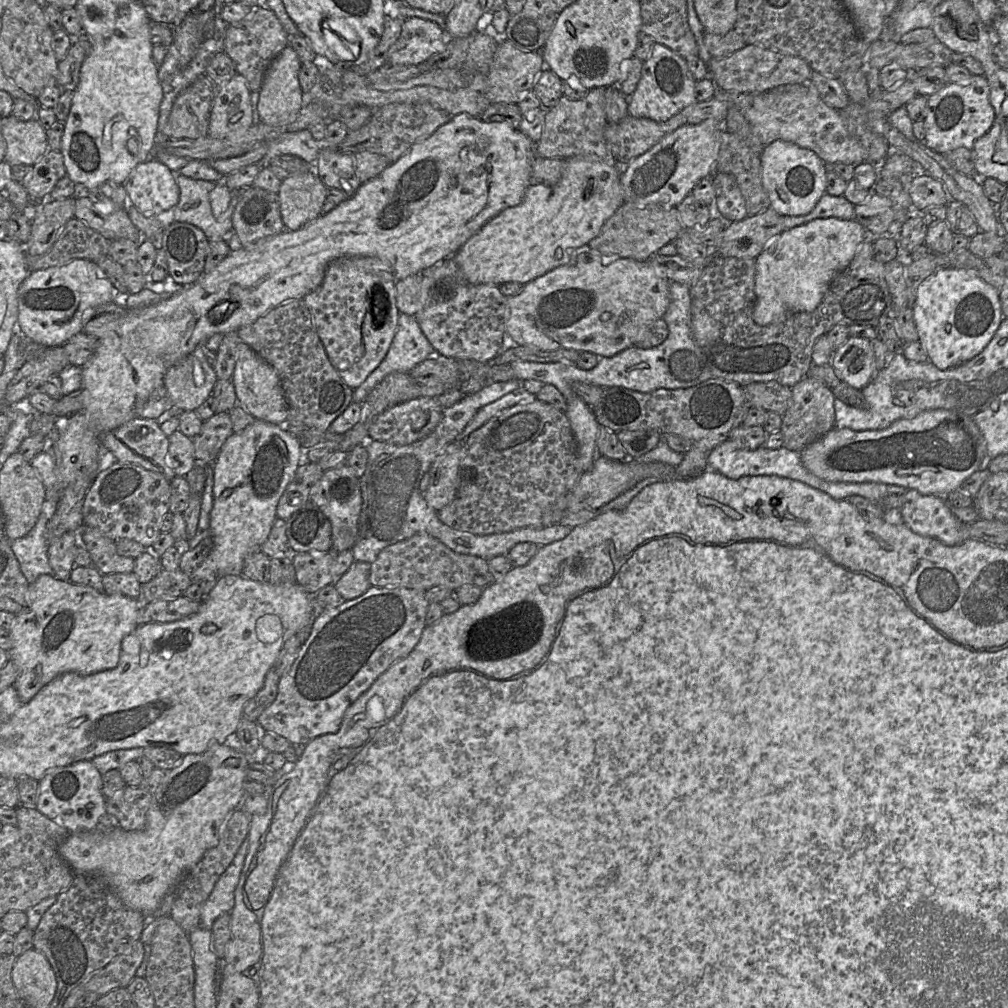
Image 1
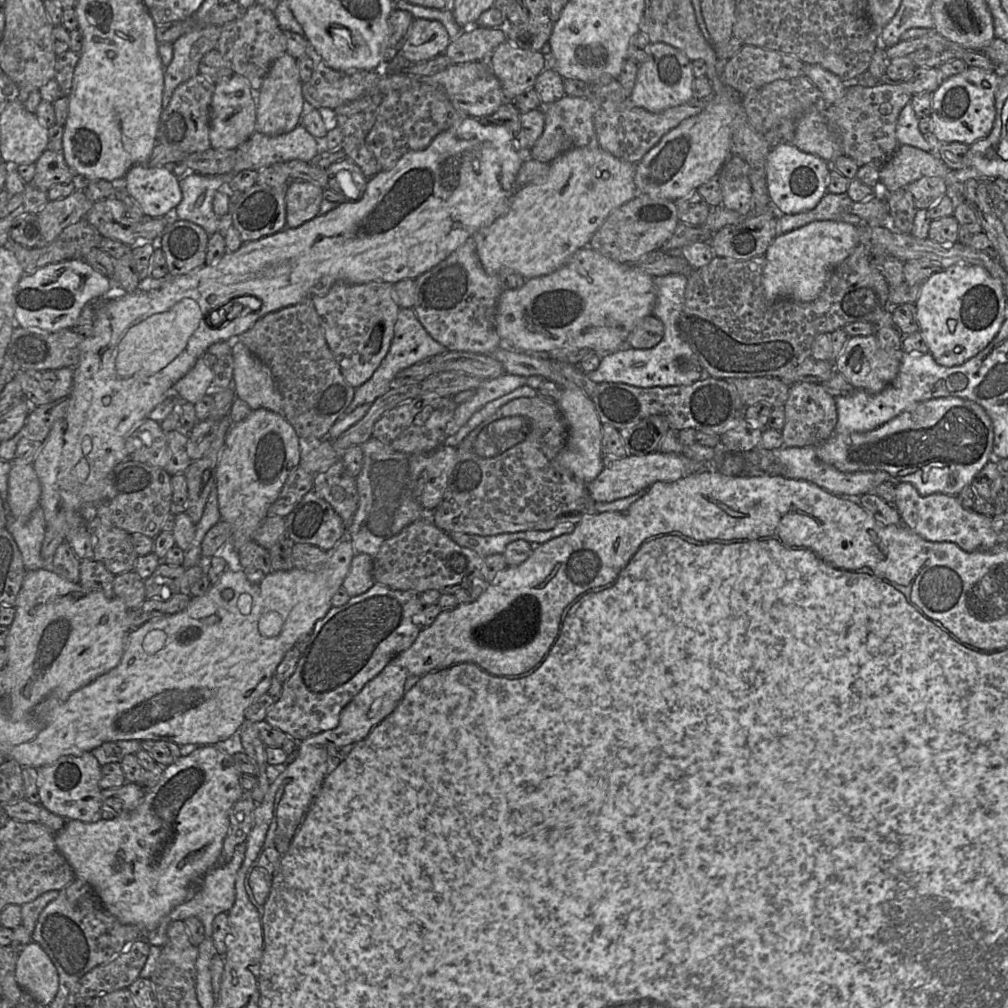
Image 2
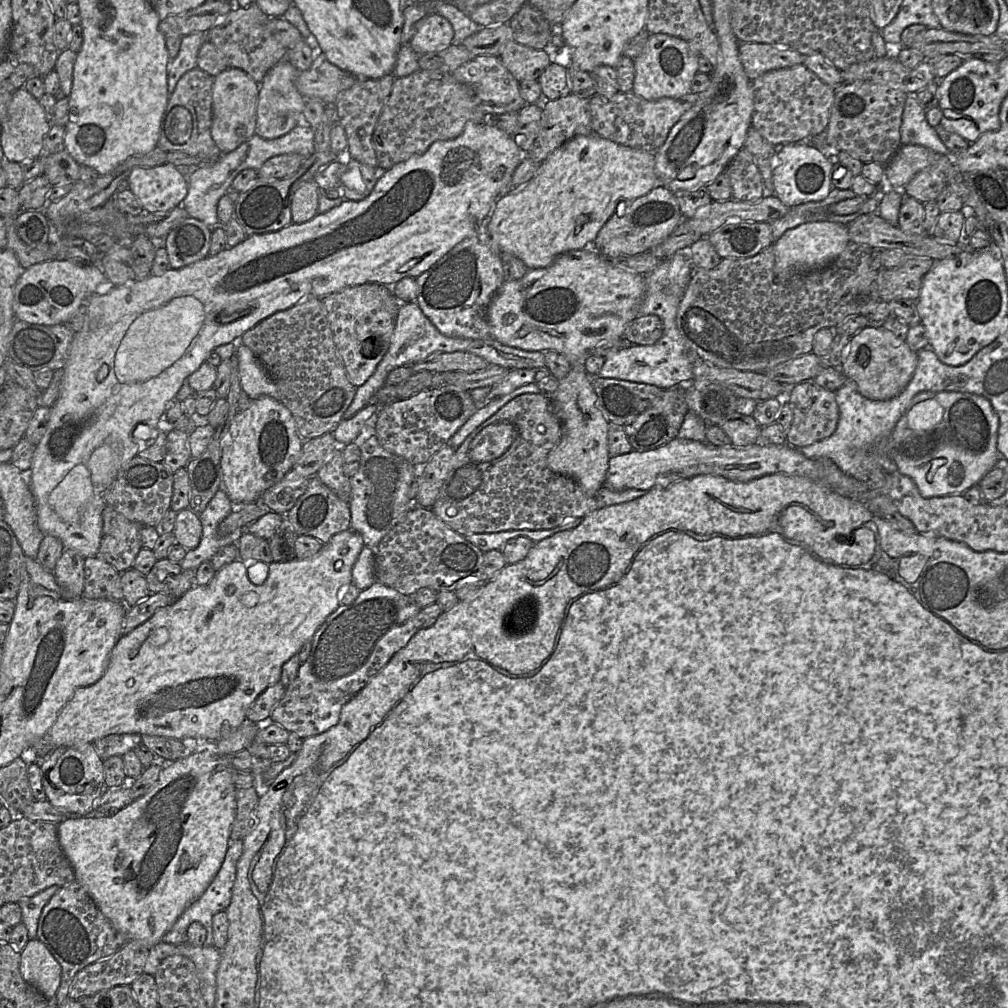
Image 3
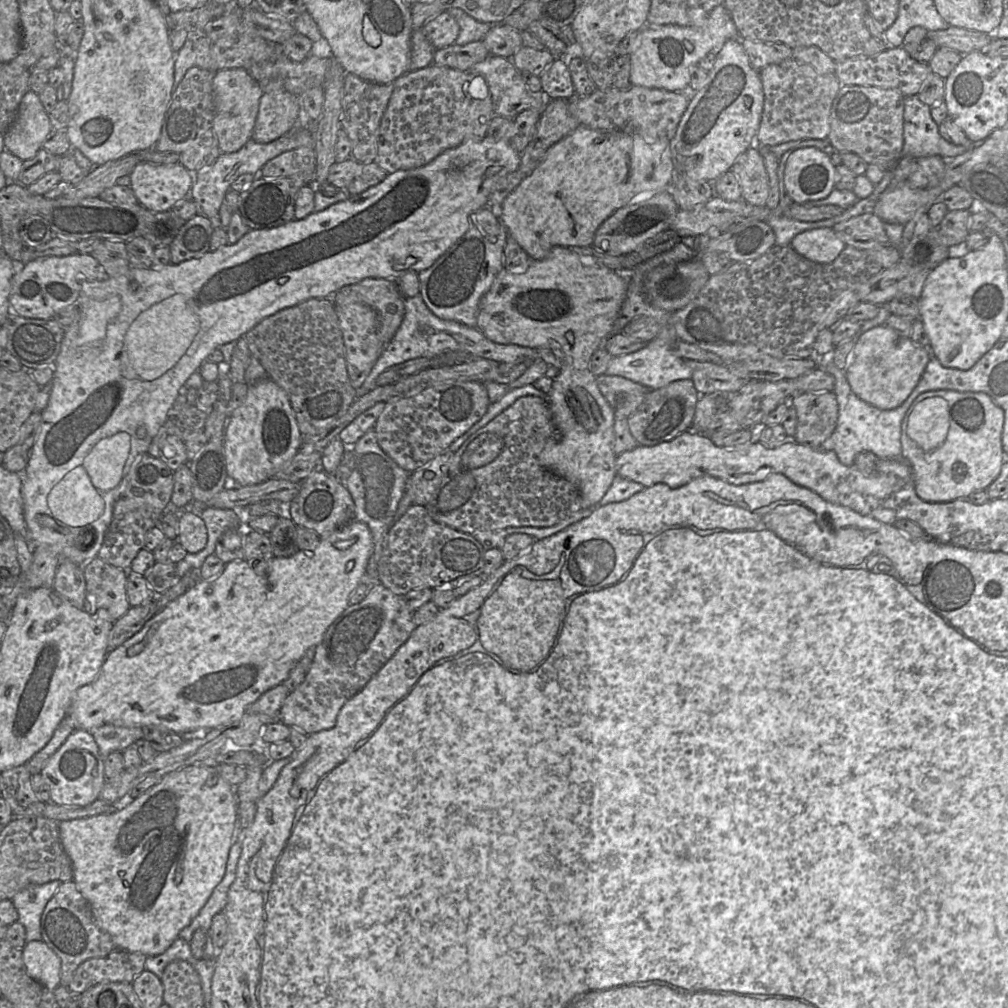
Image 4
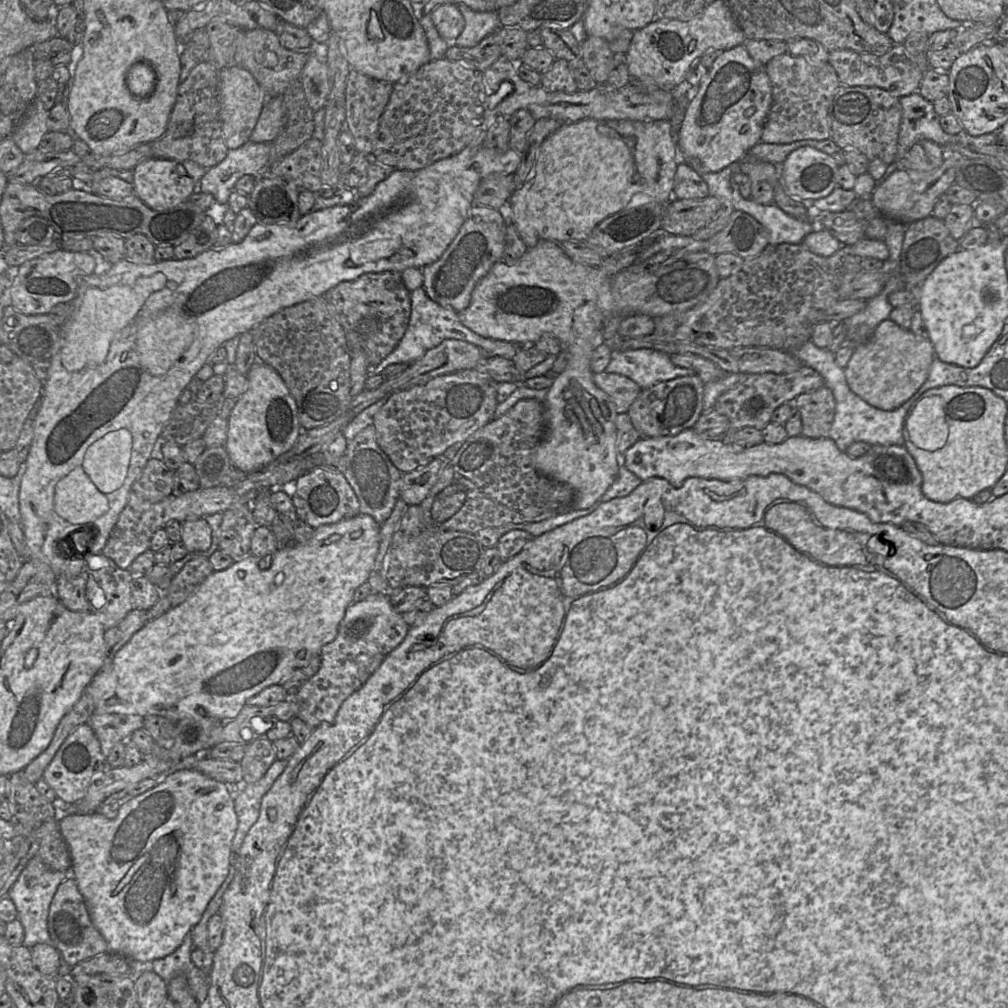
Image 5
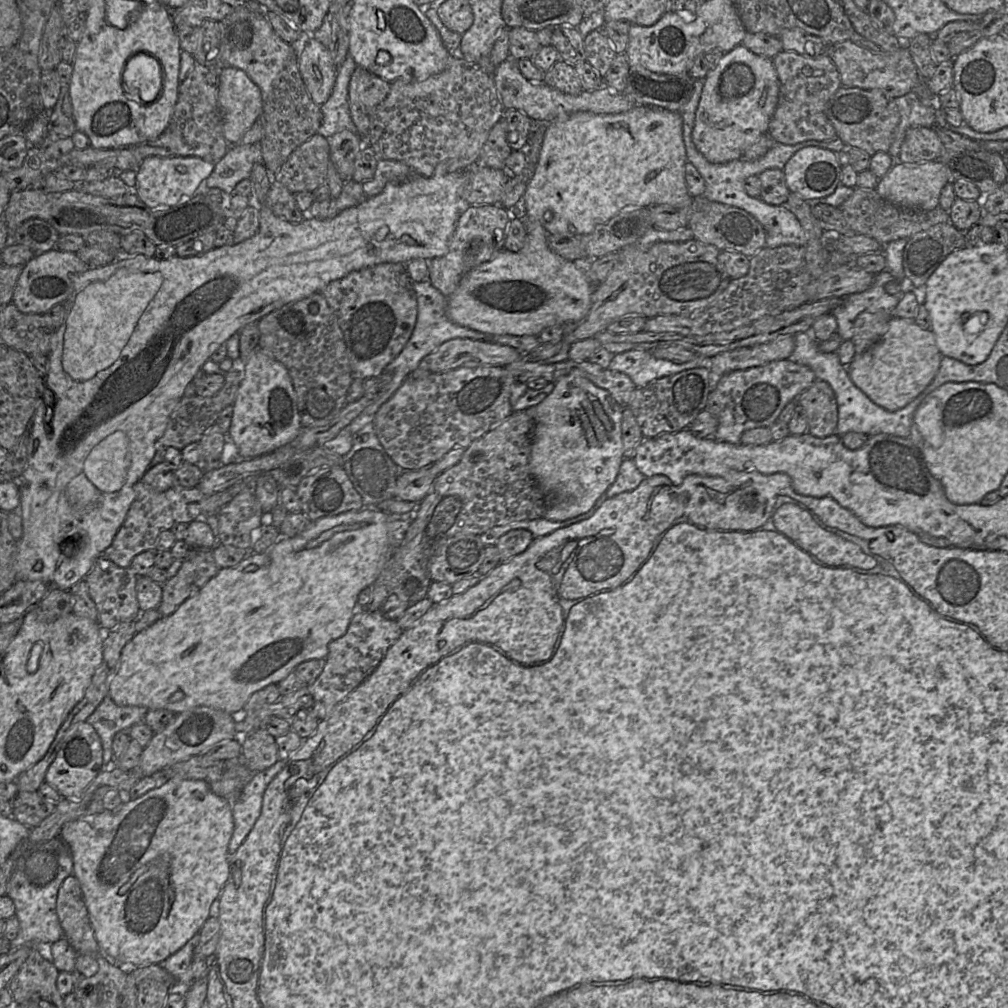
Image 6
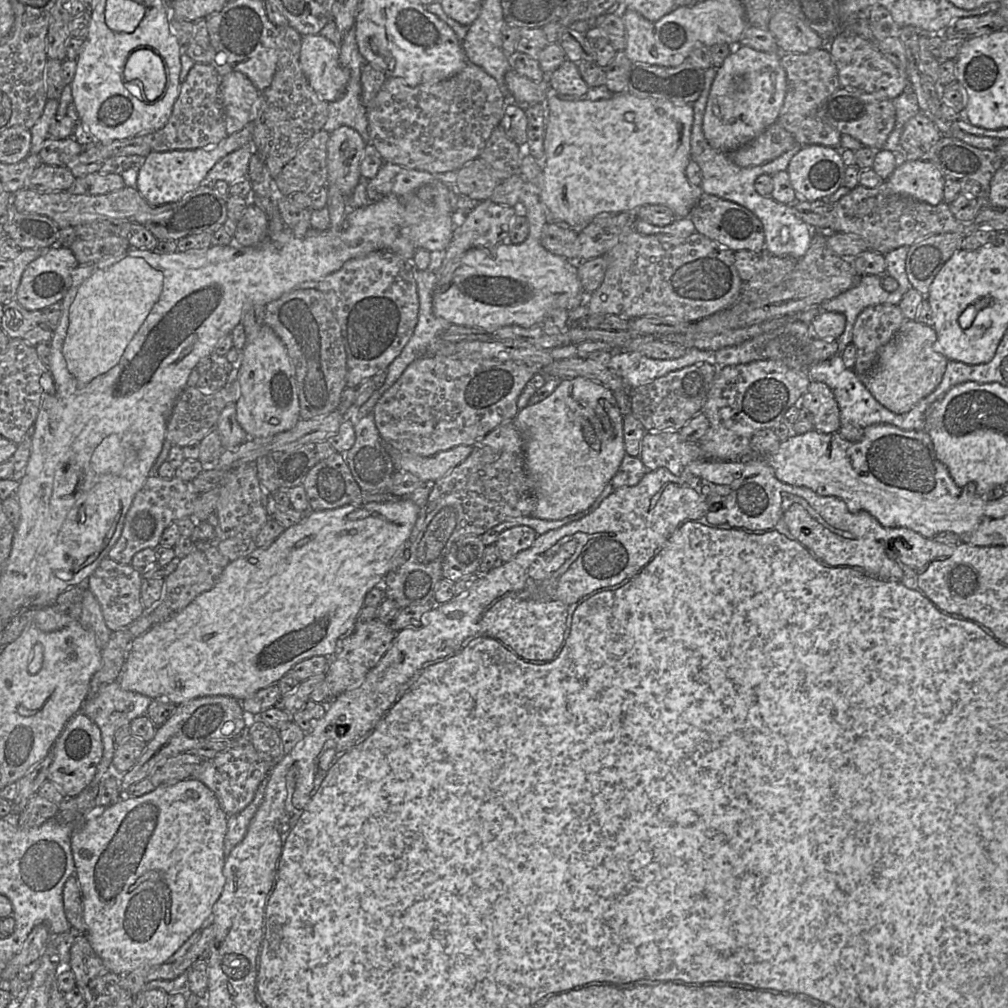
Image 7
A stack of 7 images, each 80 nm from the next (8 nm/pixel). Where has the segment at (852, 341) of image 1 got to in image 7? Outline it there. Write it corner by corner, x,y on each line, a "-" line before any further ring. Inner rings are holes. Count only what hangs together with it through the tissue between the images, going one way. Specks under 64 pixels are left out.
905,320
894,337
880,350
874,366
861,381
872,396
895,414
909,412
941,383
948,359
935,350
937,335
933,327
916,320

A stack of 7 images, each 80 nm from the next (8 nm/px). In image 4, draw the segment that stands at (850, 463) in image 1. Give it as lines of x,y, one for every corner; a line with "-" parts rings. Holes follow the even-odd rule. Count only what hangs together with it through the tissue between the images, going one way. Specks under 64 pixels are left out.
934,390
928,391
933,397
915,403
907,411
901,426
901,455
906,461
914,476
915,491
917,495
926,502
949,502
959,498
967,498
976,491
986,490
986,488
999,476
1001,466
1005,462
1006,454
1002,447
1002,430
1004,424
1004,411
997,406
993,400
983,392
959,392
954,390

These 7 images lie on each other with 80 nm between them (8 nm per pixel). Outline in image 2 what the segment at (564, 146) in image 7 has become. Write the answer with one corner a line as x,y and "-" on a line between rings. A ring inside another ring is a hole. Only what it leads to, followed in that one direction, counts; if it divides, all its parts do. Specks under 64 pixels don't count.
601,147
574,148
550,162
548,176
517,188
506,213
473,236
484,269
491,274
513,270
525,279
549,274
563,266
578,249
589,241
613,210
638,195
634,182
635,164
623,161

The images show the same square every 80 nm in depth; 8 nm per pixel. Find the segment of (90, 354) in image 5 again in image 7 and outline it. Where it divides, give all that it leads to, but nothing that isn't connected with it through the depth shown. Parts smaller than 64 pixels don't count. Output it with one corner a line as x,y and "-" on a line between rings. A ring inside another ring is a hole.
126,256
108,268
97,270
82,283
69,311
69,326
63,344
63,356
69,372
84,387
97,376
116,366
127,345
139,330
163,289
164,275
141,257

